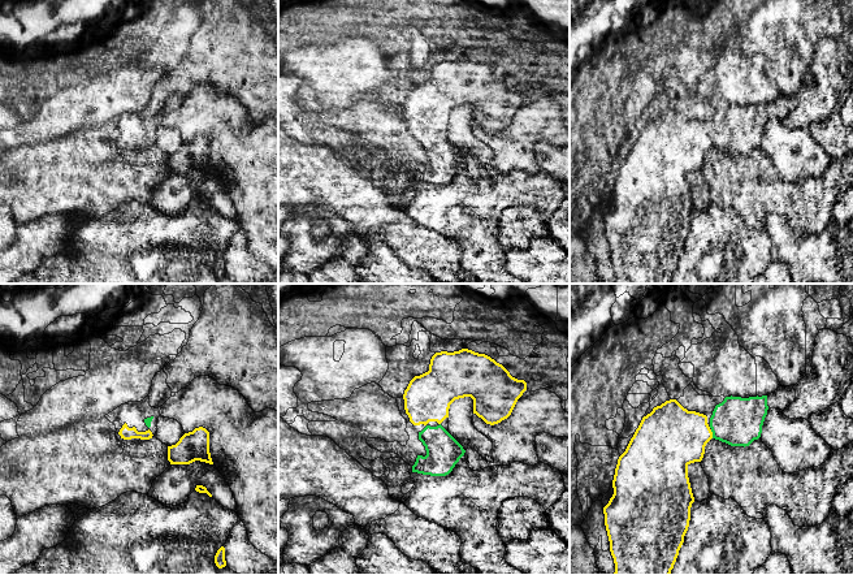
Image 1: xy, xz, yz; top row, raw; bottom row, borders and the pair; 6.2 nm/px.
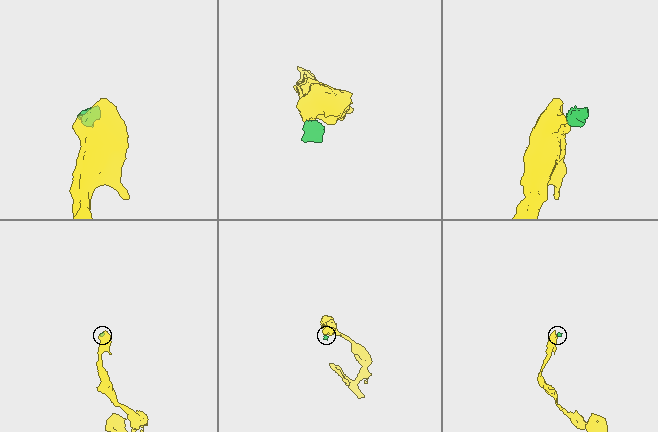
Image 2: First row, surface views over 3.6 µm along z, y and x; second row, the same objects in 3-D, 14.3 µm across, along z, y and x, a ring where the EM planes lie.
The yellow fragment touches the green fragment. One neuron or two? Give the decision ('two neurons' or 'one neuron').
one neuron

